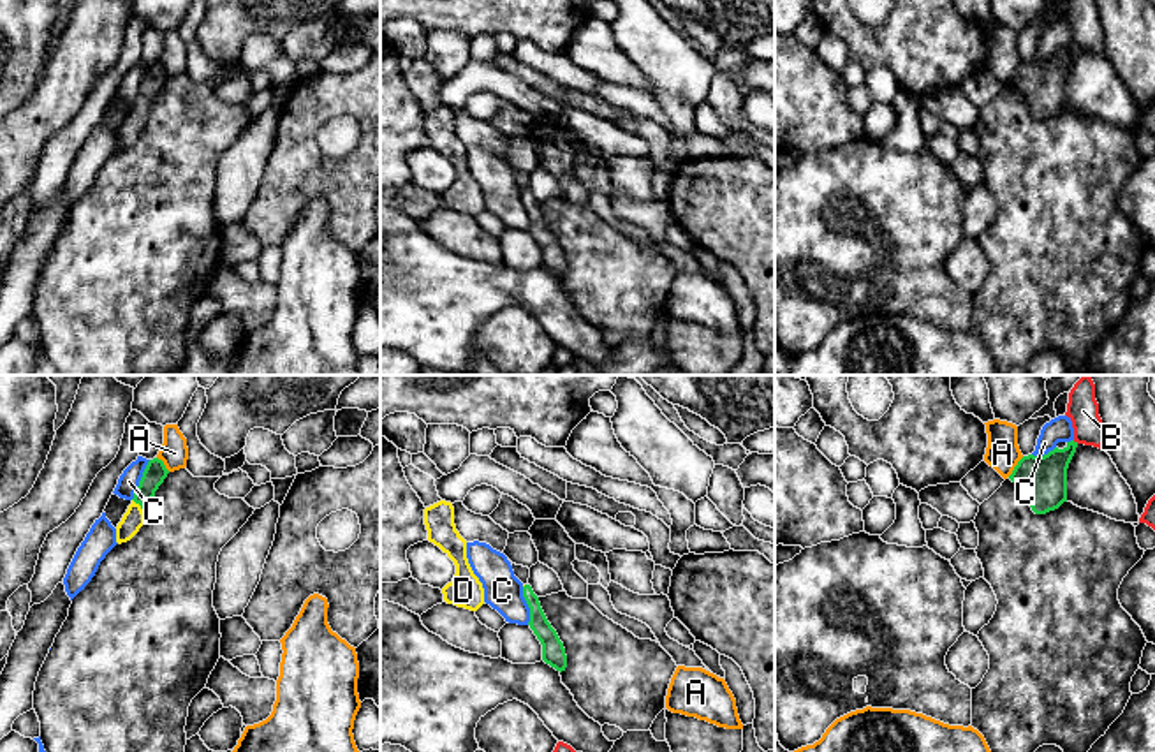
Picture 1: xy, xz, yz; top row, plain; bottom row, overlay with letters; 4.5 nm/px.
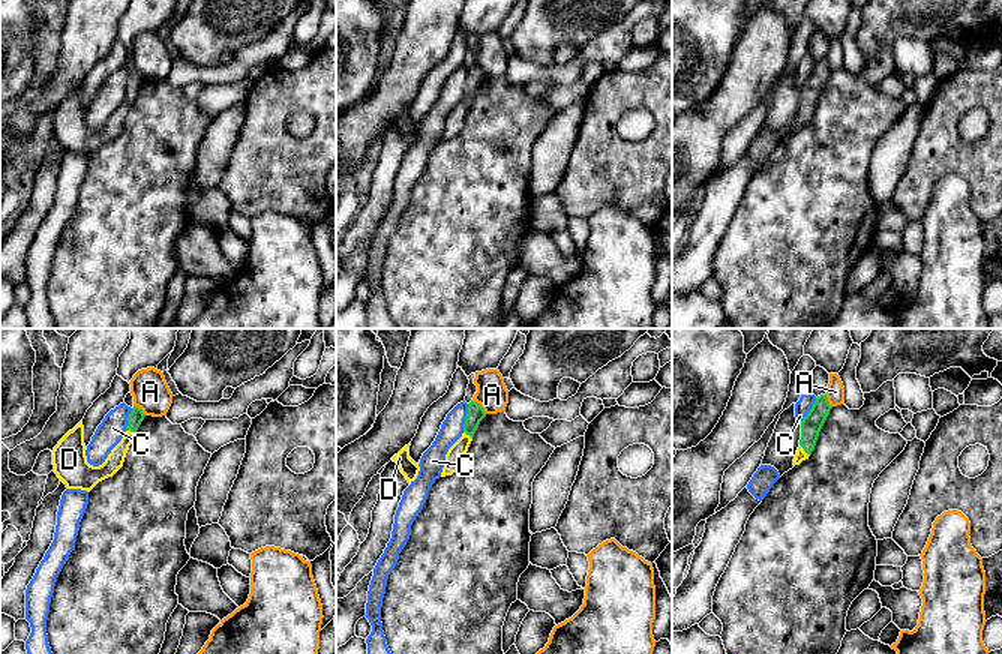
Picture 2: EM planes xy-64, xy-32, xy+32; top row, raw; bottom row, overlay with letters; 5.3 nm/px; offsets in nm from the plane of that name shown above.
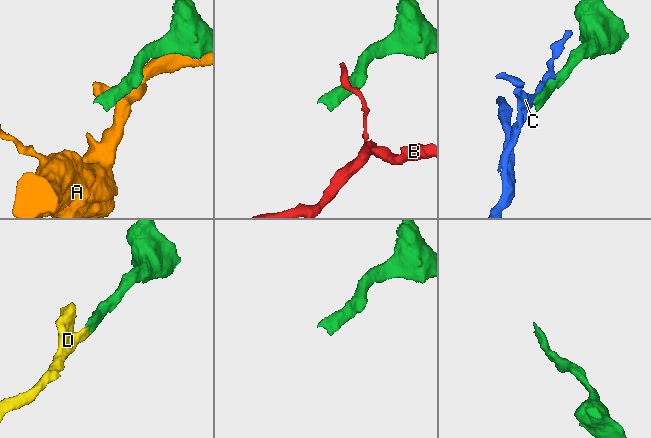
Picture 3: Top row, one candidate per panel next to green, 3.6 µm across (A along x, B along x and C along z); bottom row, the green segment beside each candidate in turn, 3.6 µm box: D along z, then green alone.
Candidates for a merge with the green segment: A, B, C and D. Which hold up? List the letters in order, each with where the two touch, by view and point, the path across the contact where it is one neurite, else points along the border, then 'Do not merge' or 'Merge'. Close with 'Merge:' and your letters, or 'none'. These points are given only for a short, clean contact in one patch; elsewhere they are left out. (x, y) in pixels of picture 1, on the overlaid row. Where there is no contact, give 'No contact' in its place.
A: Touches green at yz (1015, 467). Do not merge
B: Touches green at yz (1076, 442). Boundary: yz (1073, 441), (1078, 442). Do not merge
C: Touches green at xy (141, 479). Do not merge
D: Touches green at xy (141, 508). Path across: xy (155, 472), (143, 495), (141, 508), (132, 520). Merge
Merge: D

